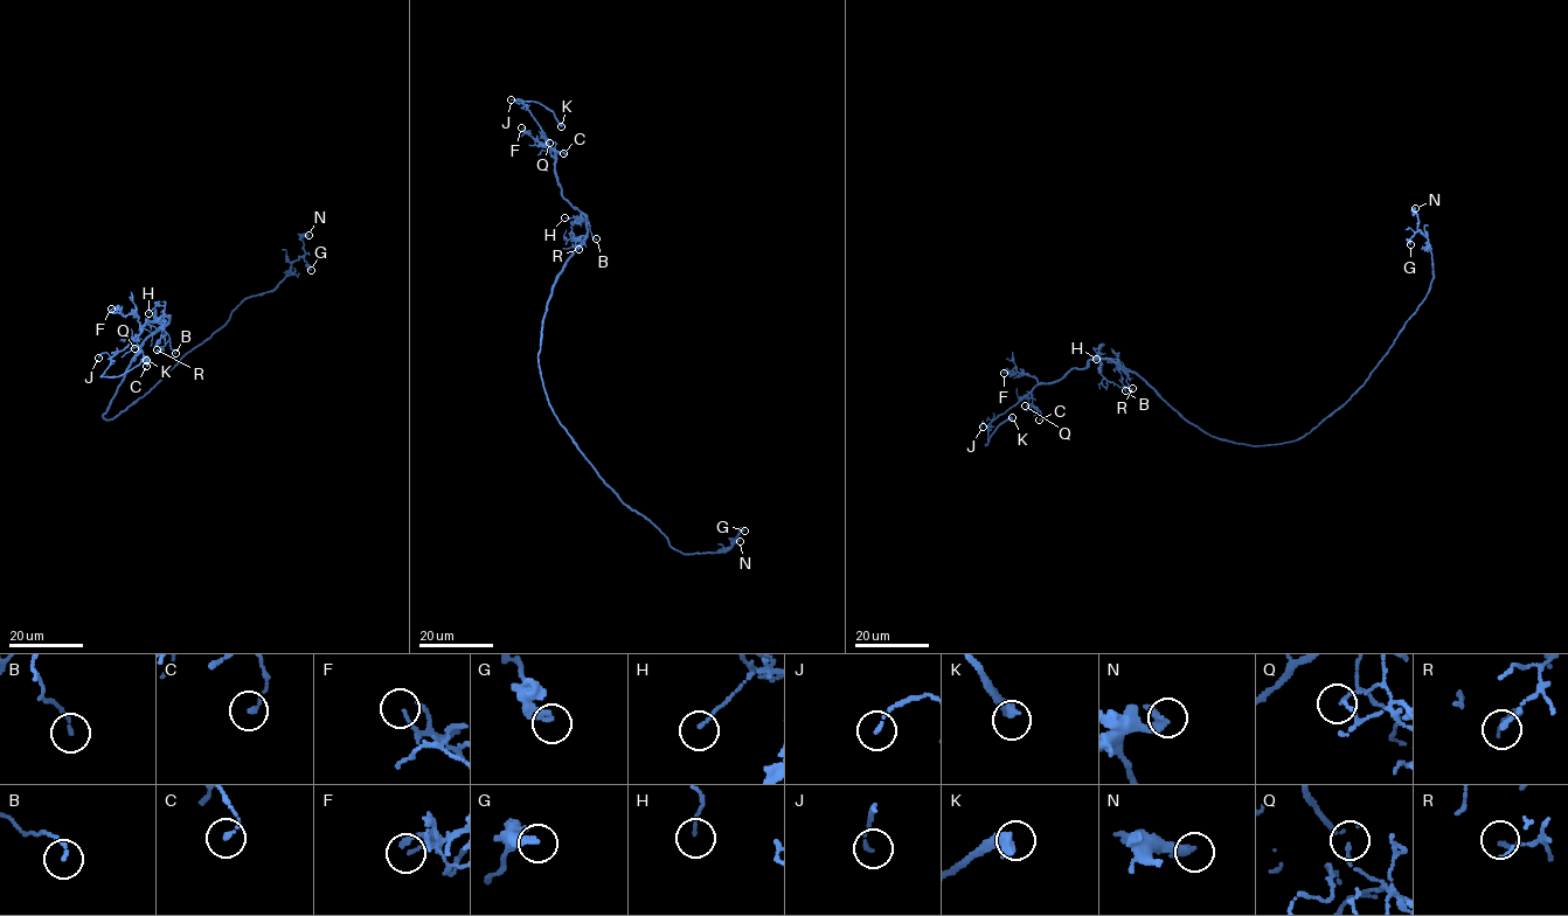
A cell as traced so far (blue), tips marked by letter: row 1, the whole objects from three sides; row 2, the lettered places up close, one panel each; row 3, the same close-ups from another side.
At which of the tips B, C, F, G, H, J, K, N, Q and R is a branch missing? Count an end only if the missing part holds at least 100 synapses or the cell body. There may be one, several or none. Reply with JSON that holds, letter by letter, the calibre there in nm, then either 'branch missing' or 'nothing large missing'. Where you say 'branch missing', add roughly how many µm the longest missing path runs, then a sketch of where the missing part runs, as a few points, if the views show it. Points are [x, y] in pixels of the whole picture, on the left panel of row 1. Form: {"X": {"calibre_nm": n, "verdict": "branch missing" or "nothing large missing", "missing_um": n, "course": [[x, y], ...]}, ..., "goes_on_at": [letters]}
{"B": {"calibre_nm": 120, "verdict": "nothing large missing"}, "C": {"calibre_nm": 140, "verdict": "nothing large missing"}, "F": {"calibre_nm": 100, "verdict": "nothing large missing"}, "G": {"calibre_nm": 320, "verdict": "nothing large missing"}, "H": {"calibre_nm": 100, "verdict": "nothing large missing"}, "J": {"calibre_nm": 110, "verdict": "nothing large missing"}, "K": {"calibre_nm": 440, "verdict": "branch missing", "missing_um": 4}, "N": {"calibre_nm": 320, "verdict": "nothing large missing"}, "Q": {"calibre_nm": 130, "verdict": "nothing large missing"}, "R": {"calibre_nm": 160, "verdict": "nothing large missing"}, "goes_on_at": ["K"]}

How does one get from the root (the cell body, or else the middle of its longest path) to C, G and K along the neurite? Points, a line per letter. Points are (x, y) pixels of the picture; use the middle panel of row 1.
C: (540, 345), (555, 276), (587, 233), (587, 219), (562, 195), (555, 175), (550, 150), (563, 153)
G: (540, 345), (539, 369), (549, 407), (623, 502), (650, 519), (682, 553), (717, 553), (744, 531)
K: (540, 345), (552, 286), (584, 237), (587, 219), (562, 195), (556, 153), (515, 101), (539, 103), (561, 126)

